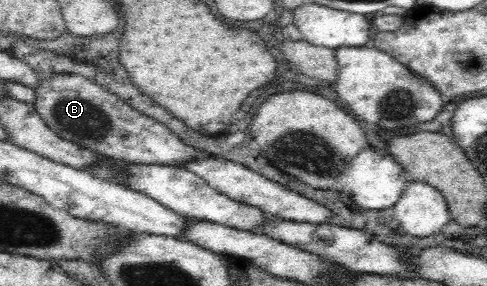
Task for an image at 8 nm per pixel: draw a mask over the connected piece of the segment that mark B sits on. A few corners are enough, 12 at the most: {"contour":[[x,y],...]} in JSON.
{"contour":[[87,77],[31,88],[53,133],[105,158],[208,156]]}

